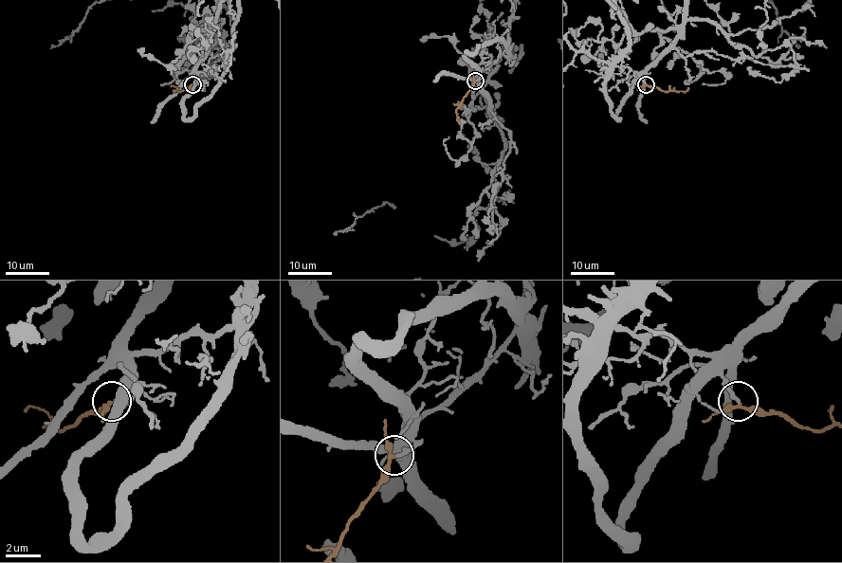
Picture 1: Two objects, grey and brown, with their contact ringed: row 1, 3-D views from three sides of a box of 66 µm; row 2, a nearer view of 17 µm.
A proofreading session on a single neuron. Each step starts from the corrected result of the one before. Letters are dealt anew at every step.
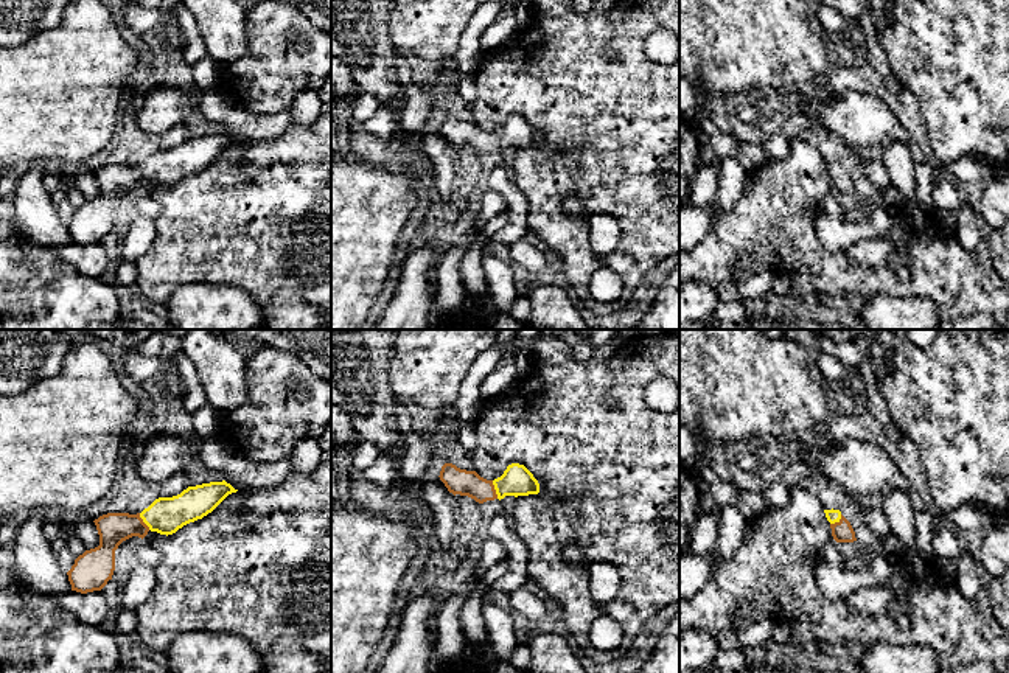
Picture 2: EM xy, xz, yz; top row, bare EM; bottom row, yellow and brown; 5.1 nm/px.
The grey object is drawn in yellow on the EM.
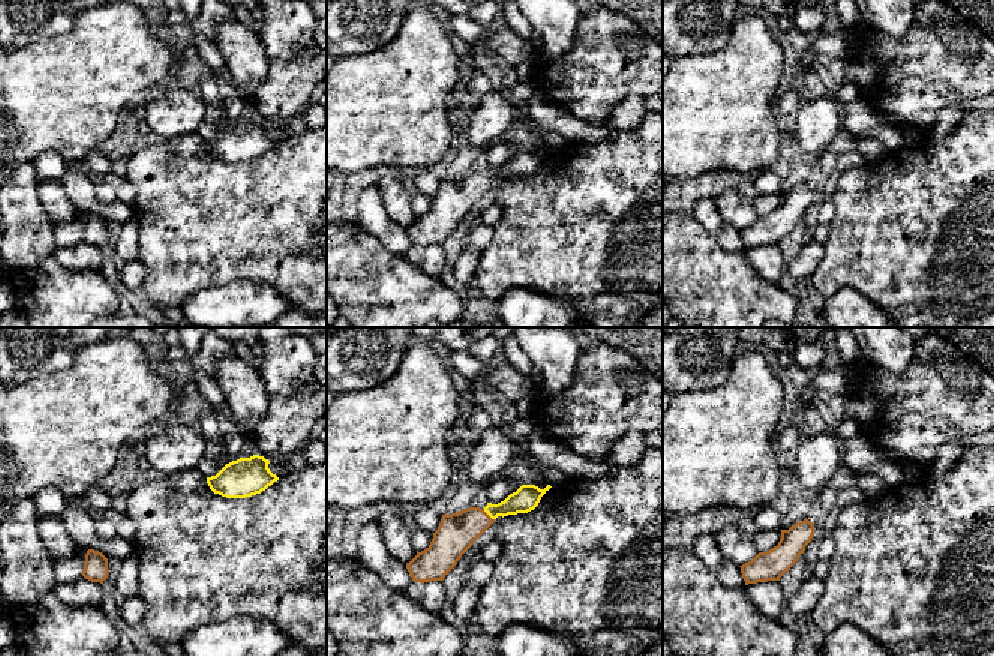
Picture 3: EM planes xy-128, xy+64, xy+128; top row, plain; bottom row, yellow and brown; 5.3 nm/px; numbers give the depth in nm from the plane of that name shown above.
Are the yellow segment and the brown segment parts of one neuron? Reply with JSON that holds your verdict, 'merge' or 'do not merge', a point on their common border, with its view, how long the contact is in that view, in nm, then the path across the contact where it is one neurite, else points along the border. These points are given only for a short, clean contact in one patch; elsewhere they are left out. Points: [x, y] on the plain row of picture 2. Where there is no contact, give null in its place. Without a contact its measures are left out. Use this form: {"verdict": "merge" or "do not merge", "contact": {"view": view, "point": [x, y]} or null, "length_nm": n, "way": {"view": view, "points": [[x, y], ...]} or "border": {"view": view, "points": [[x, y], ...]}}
{"verdict": "merge", "contact": {"view": "xz", "point": [496, 142]}, "length_nm": 100, "way": {"view": "xz", "points": [[516, 132], [496, 142], [481, 142], [457, 132]]}}

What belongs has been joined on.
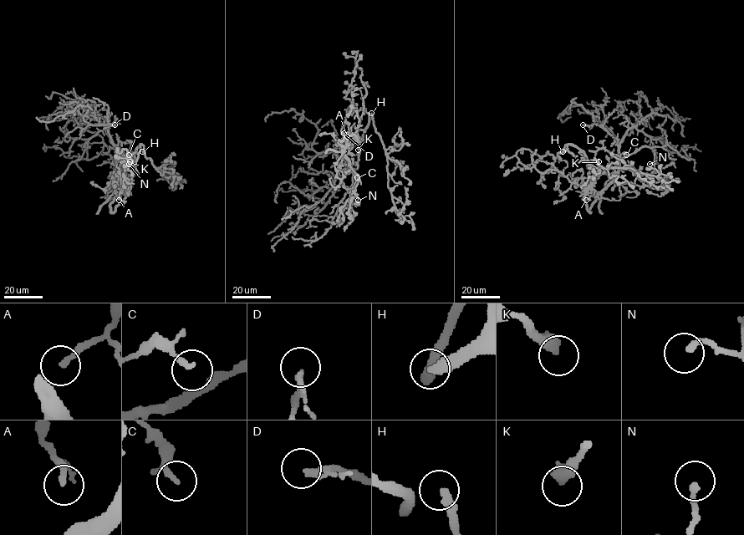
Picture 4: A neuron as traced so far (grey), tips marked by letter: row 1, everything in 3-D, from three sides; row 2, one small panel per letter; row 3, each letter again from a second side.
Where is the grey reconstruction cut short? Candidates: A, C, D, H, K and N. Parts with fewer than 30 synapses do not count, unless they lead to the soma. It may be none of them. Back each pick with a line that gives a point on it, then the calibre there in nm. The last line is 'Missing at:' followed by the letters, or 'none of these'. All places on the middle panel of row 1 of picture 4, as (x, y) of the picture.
A: (347, 136) | 220 nm
D: (343, 133) | 240 nm
H: (371, 113) | 260 nm
Missing at: A, D, H

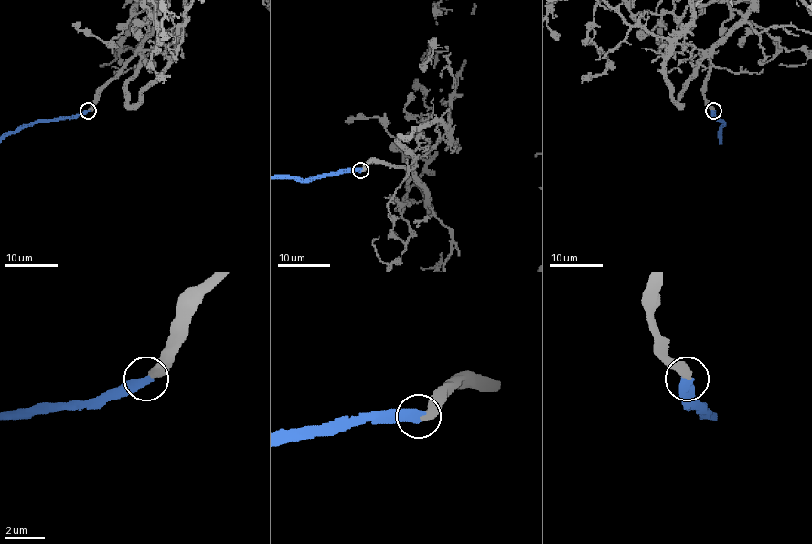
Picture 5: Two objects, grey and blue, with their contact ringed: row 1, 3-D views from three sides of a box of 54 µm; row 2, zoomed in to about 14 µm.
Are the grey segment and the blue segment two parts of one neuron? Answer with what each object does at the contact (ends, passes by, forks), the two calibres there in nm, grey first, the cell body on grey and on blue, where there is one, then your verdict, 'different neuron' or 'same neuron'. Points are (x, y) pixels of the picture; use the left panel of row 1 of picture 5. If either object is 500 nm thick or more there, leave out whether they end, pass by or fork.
grey ends | blue ends | 400/480 nm | grey none | blue none | same neuron

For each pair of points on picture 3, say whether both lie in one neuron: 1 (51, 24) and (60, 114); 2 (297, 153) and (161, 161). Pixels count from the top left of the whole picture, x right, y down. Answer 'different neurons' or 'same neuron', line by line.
1: different neurons
2: same neuron

